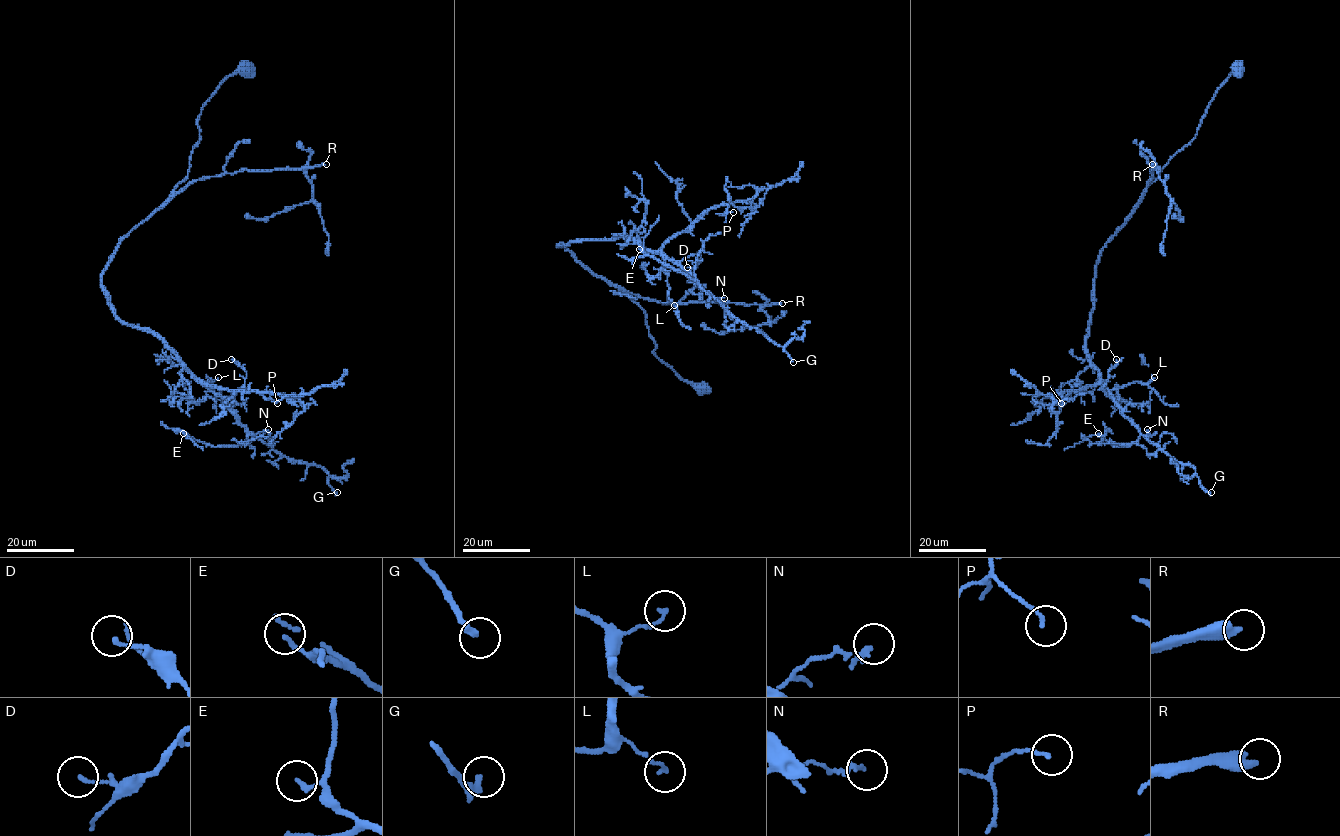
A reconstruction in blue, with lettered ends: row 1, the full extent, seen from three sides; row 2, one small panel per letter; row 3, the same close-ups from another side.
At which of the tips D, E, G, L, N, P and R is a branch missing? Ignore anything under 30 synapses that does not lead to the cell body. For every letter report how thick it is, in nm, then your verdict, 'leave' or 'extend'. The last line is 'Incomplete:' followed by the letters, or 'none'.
D: calibre 130 nm; leave
E: calibre 160 nm; leave
G: calibre 280 nm; leave
L: calibre 120 nm; leave
N: calibre 140 nm; leave
P: calibre 120 nm; leave
R: calibre 400 nm; extend
Incomplete: R

